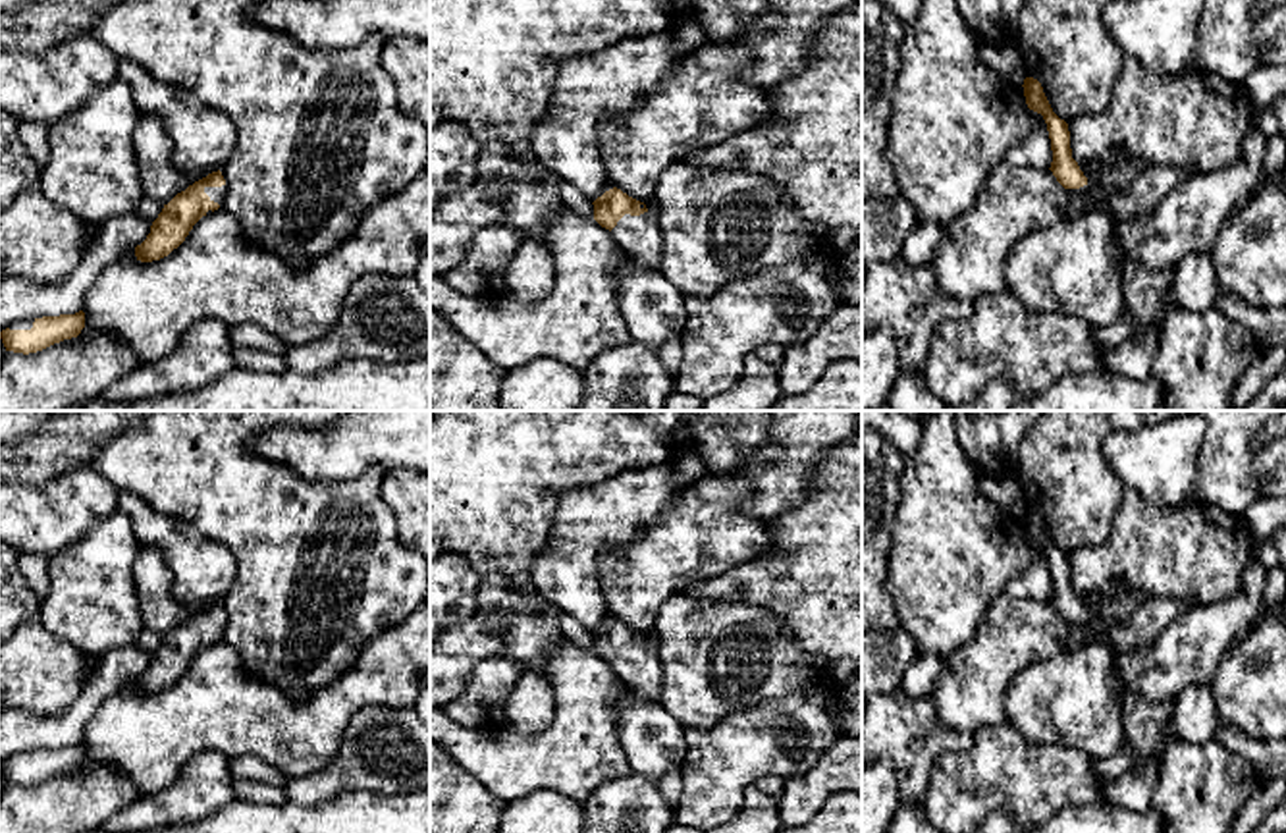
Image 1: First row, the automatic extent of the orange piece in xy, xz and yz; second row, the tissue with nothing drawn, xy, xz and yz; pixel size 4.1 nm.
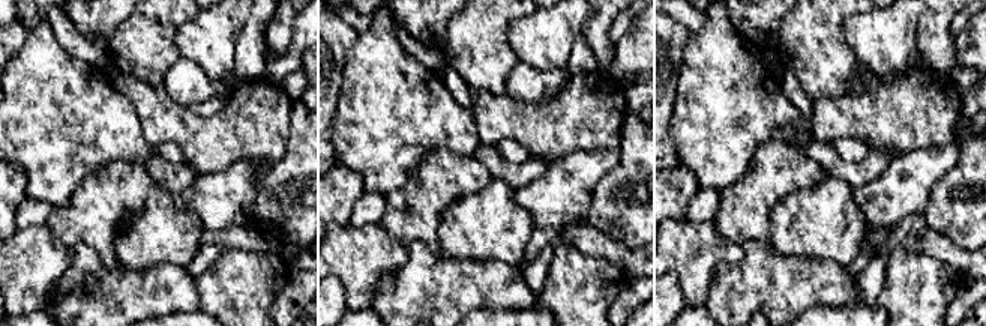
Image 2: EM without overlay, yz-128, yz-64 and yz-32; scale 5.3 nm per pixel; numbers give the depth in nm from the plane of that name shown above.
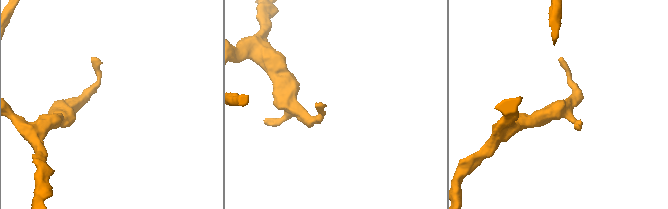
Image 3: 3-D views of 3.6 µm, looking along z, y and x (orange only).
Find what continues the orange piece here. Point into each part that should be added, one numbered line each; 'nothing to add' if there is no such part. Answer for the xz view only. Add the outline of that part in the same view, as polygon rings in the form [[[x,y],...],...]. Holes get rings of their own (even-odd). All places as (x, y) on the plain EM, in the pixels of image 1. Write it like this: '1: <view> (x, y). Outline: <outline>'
1: xz (641, 670). Outline: [[[654,644],[625,646],[609,665],[625,686],[646,700],[657,700],[663,686],[663,669]]]

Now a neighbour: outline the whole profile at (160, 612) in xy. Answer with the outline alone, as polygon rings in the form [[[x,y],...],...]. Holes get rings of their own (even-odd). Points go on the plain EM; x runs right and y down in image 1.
[[[141,546],[133,580],[145,629],[164,638],[189,619],[189,607],[172,596],[172,571],[160,551]]]

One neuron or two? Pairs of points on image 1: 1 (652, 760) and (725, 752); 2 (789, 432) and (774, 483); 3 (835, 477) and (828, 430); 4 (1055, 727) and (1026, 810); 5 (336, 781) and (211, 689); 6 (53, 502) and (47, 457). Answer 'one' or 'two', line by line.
1: two
2: one
3: two
4: two
5: two
6: two

